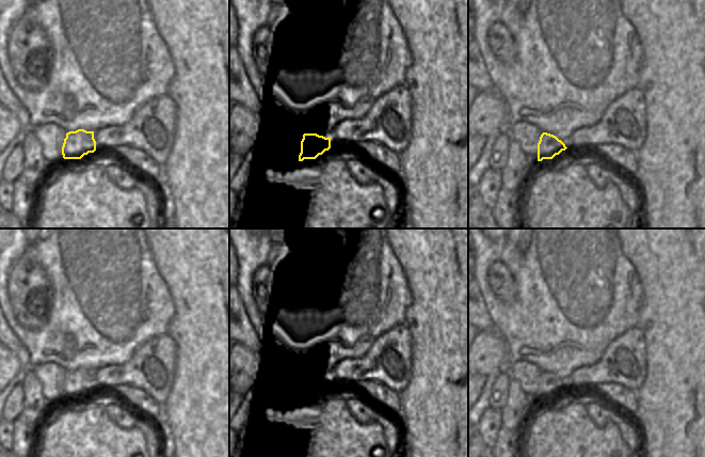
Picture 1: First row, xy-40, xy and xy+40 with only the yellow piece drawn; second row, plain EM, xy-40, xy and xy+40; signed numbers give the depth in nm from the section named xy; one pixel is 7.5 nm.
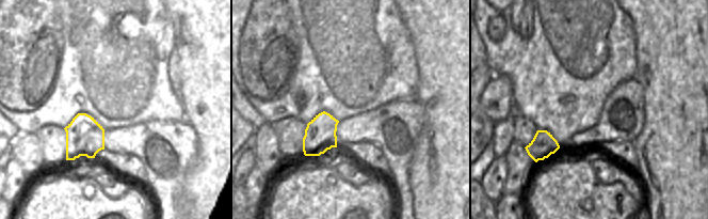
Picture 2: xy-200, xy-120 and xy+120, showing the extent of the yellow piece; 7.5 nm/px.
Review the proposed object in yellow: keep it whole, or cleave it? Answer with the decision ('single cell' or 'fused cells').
fused cells

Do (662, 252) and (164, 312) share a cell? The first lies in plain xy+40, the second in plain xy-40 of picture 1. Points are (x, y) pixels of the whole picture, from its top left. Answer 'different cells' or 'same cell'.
different cells

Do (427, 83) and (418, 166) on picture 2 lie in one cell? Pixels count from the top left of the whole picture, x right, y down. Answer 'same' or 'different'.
same

